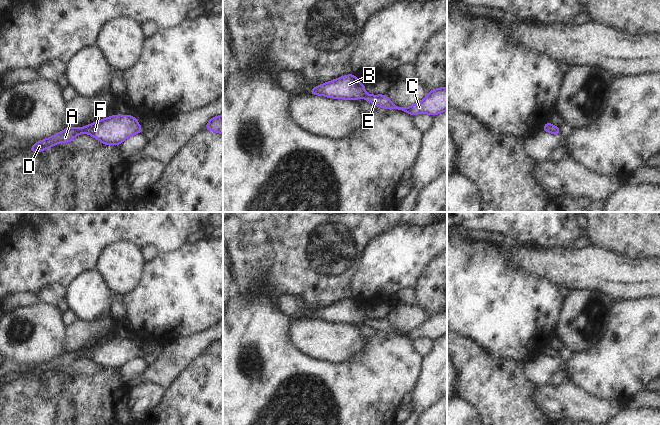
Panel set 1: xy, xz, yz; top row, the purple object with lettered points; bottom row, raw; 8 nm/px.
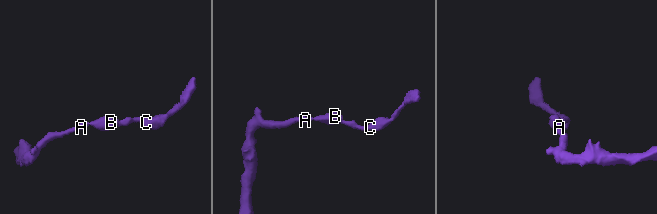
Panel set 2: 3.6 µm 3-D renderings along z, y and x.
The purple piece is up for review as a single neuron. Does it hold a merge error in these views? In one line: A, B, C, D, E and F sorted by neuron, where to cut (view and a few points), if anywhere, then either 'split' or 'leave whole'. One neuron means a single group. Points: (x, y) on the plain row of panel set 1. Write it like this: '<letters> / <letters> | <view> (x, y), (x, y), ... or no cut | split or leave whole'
A B C D E F | no cut | leave whole

